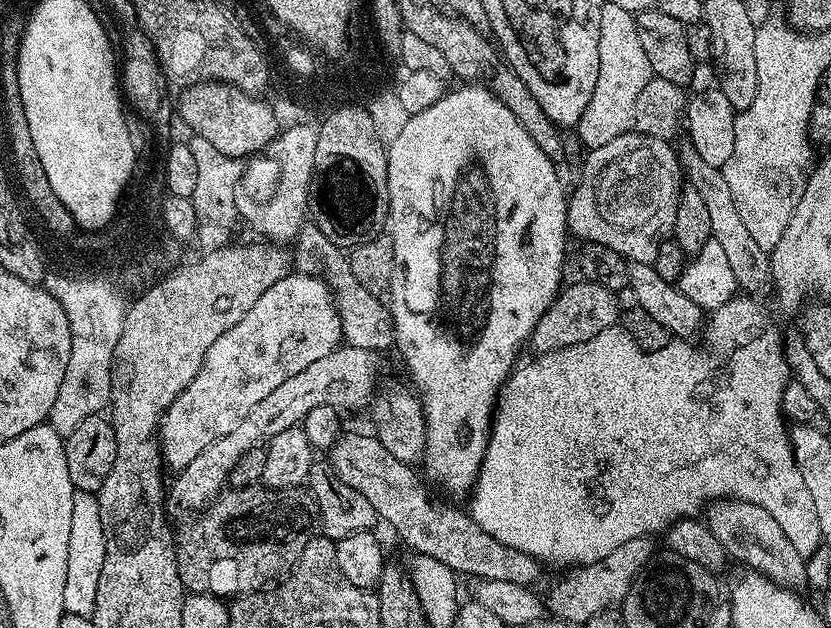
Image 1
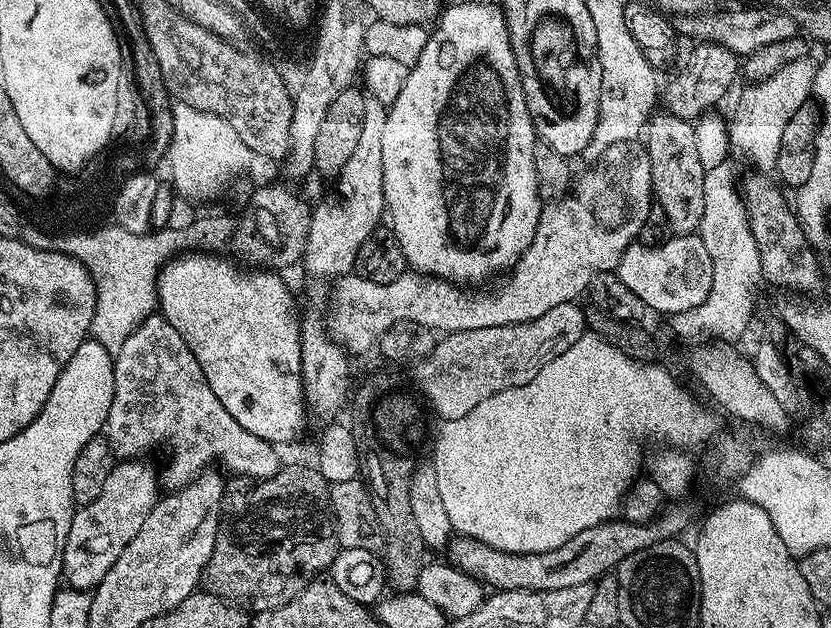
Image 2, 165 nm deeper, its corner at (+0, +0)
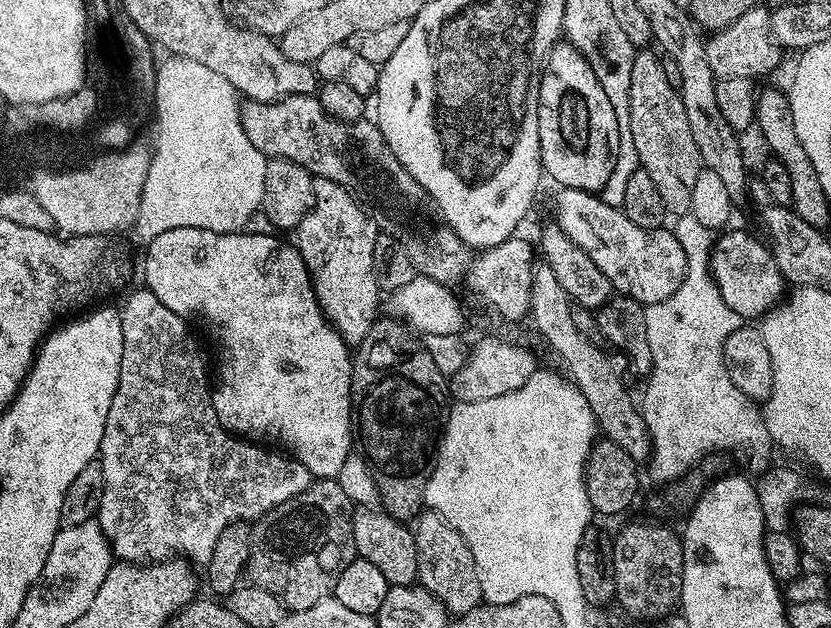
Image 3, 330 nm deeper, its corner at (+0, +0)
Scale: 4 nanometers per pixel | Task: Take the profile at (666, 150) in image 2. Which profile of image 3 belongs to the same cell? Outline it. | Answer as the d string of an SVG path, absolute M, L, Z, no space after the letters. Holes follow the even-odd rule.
M637 51L634 67L630 70L630 134L634 138L634 150L638 150L640 168L648 172L654 186L658 186L665 213L684 214L690 209L702 161L694 134L690 134L686 106L682 106L677 85L670 72L668 77L665 61L653 52Z

